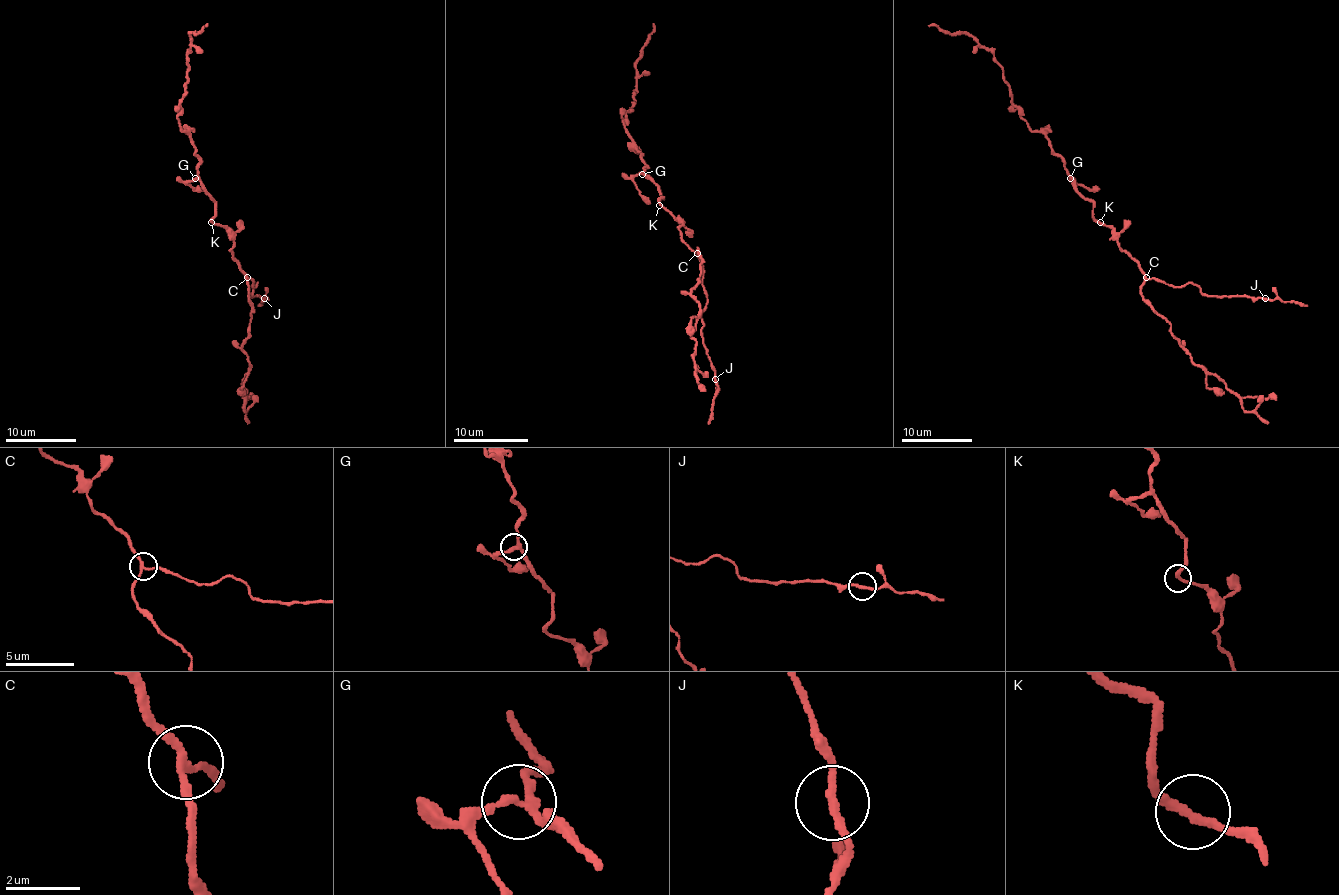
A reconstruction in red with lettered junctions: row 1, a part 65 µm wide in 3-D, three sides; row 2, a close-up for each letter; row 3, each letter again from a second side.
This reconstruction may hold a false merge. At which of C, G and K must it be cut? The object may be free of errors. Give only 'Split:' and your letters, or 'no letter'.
Split: C

